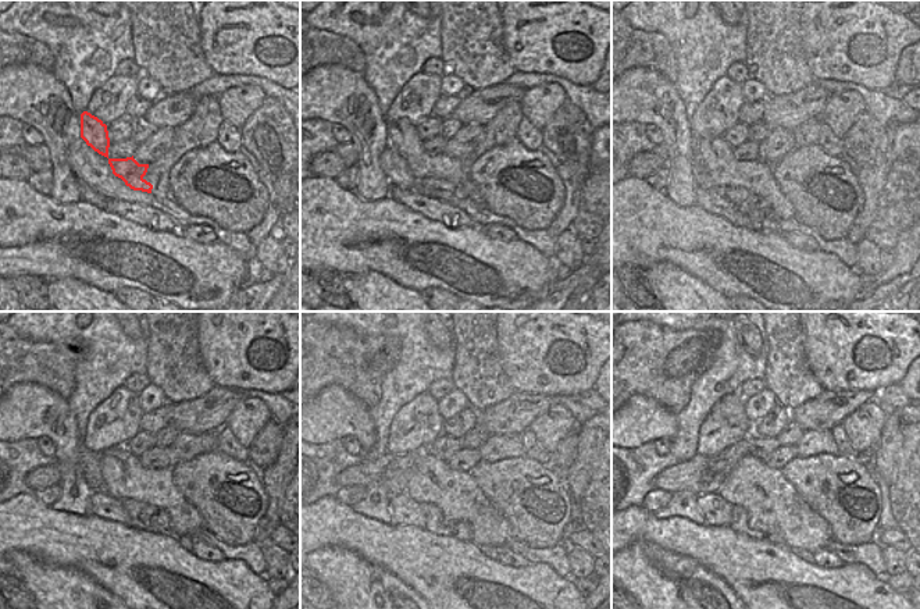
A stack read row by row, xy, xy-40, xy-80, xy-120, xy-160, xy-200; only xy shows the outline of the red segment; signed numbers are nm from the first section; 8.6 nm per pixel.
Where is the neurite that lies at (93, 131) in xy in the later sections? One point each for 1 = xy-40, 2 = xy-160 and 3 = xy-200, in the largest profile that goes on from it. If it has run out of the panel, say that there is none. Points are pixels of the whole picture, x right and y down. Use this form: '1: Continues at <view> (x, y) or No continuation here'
1: Continues at xy-40 (448, 174)
2: Continues at xy-160 (467, 513)
3: Continues at xy-200 (774, 508)

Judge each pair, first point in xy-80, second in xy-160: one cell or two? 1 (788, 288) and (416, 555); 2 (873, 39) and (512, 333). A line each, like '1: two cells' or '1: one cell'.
1: one cell
2: one cell

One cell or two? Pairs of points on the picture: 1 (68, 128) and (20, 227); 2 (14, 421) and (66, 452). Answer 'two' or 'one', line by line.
1: two
2: one

